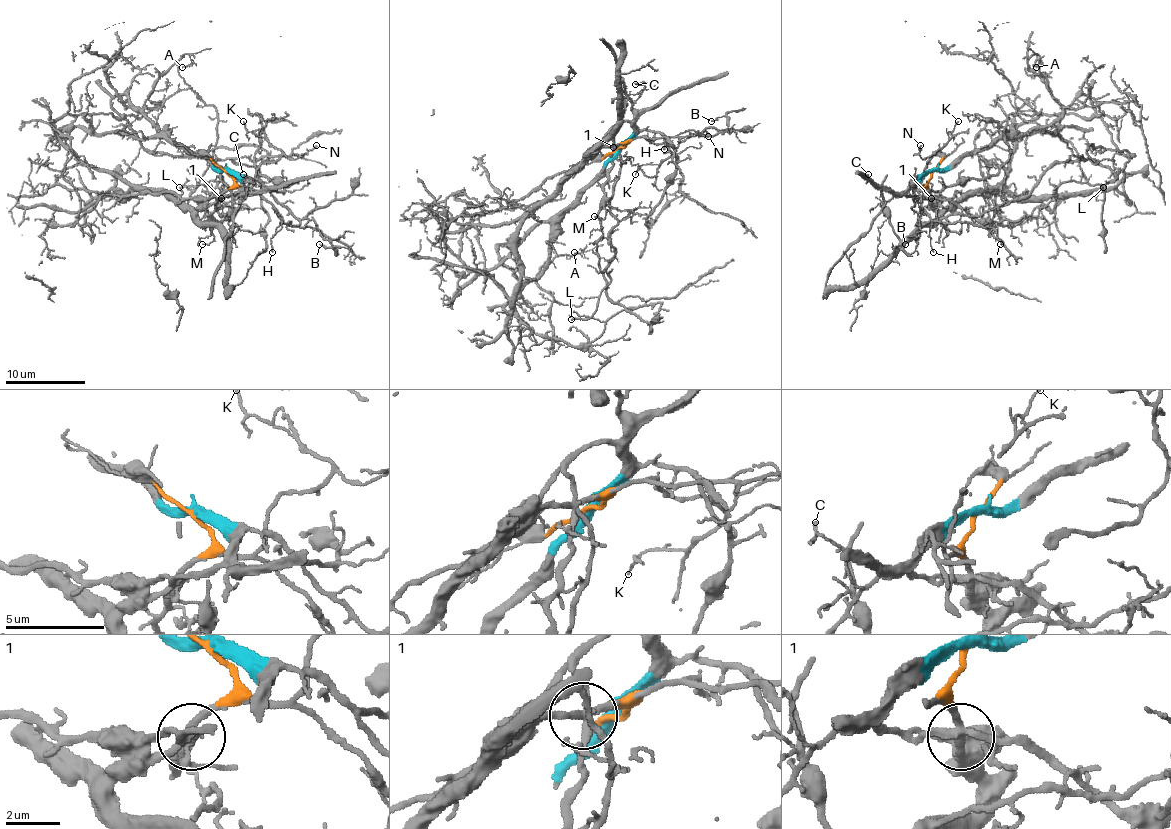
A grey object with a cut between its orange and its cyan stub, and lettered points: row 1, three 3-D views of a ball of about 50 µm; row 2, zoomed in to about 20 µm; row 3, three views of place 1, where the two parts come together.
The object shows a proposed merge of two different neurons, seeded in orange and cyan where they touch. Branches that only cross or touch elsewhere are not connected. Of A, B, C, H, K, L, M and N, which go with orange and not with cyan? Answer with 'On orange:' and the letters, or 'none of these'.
On orange: H, K, N

